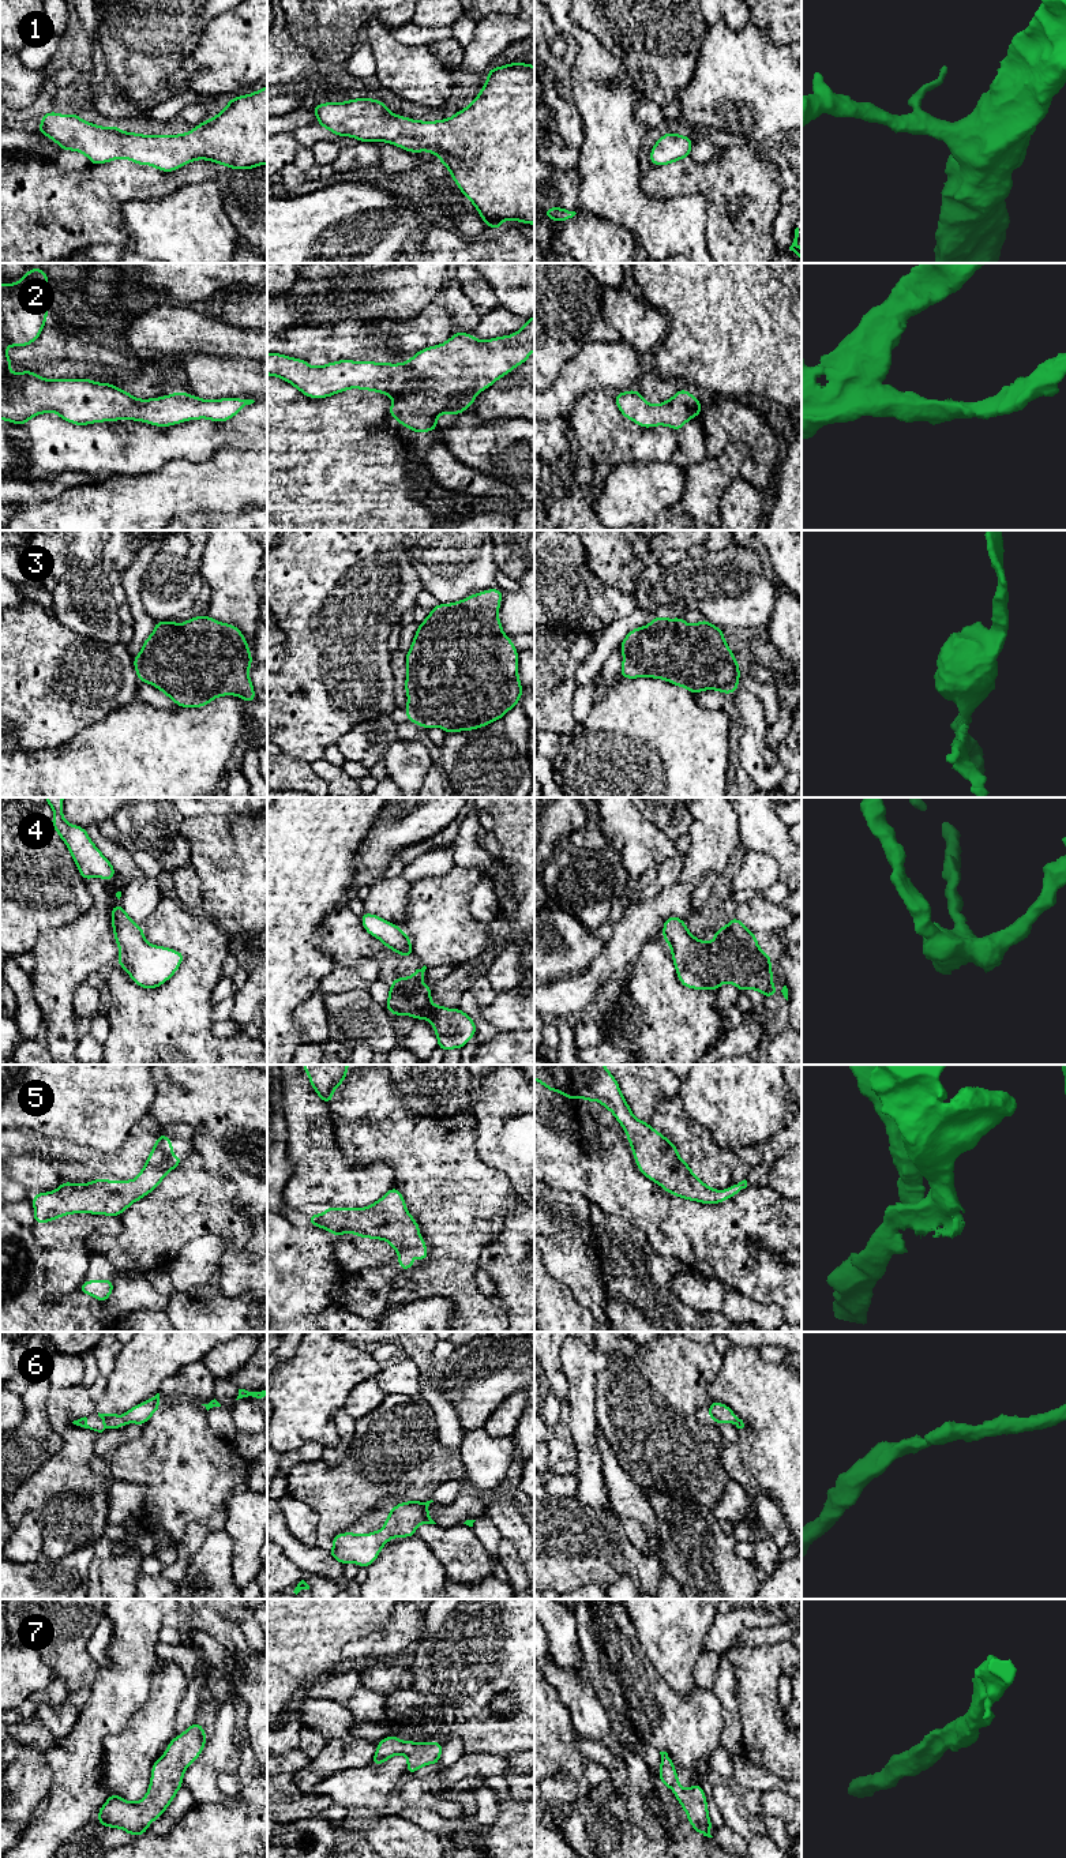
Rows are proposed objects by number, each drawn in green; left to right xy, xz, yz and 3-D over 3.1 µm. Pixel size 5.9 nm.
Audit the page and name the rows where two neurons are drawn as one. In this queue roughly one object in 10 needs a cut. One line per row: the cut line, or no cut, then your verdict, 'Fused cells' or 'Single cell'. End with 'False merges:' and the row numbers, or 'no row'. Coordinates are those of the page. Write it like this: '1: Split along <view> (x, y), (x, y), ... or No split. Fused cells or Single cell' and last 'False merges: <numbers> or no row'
1: No split. Single cell
2: No split. Single cell
3: No split. Single cell
4: No split. Single cell
5: No split. Single cell
6: No split. Single cell
7: No split. Single cell
False merges: no row

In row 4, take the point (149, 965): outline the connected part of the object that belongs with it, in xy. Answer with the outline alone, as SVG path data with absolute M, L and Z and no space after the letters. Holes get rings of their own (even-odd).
M120 902L112 908L115 941L120 949L116 964L142 988L157 988L170 979L185 956L173 949L155 946L144 939L139 927L123 909Z

